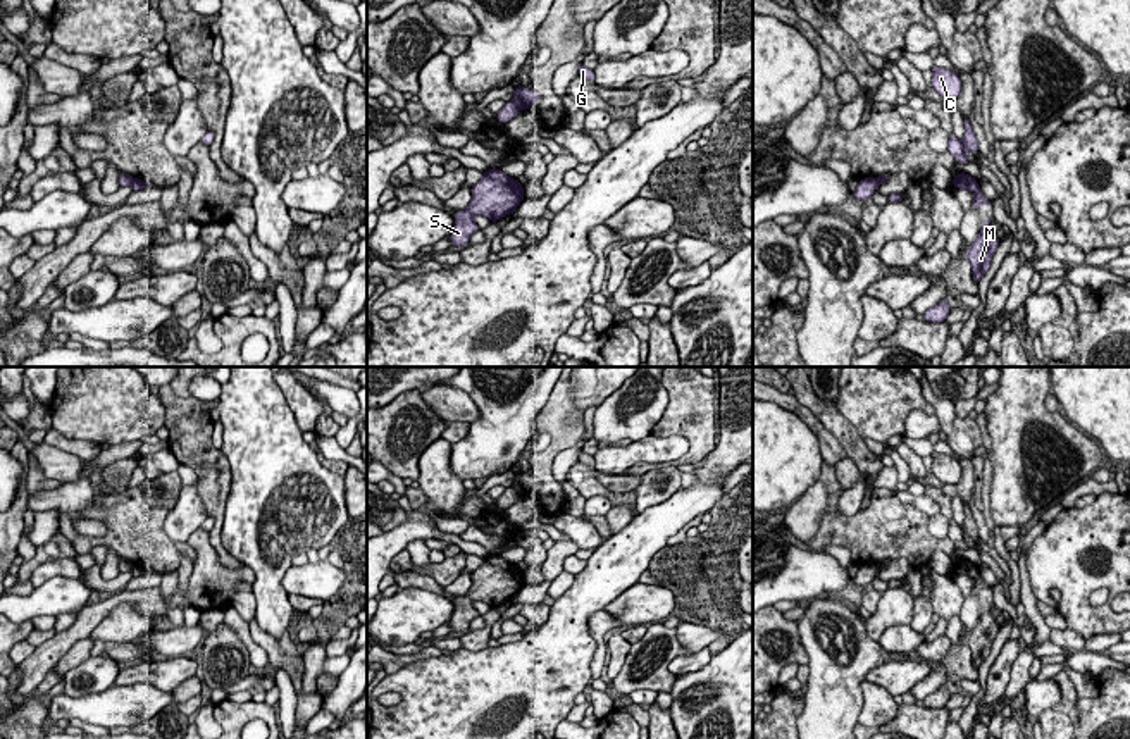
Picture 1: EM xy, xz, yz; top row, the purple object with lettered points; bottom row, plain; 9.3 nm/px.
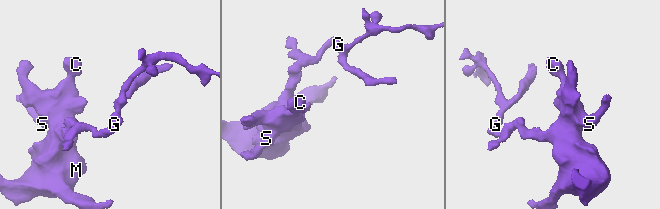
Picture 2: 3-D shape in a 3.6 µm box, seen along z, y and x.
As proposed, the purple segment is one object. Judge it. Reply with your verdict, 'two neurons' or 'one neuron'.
two neurons

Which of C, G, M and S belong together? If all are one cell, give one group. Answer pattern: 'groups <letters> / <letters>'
groups C M S / G

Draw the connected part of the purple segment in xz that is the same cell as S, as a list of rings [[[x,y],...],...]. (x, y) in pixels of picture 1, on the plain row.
[[[498,553],[487,555],[482,565],[470,574],[470,579],[470,589],[455,598],[455,612],[450,620],[453,632],[470,630],[470,622],[479,617],[474,608],[475,601],[498,608],[501,603],[512,601],[525,584],[524,572]]]

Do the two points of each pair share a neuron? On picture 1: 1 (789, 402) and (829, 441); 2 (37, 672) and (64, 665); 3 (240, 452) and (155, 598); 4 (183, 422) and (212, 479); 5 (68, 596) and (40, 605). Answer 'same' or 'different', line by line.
1: same
2: different
3: different
4: same
5: same

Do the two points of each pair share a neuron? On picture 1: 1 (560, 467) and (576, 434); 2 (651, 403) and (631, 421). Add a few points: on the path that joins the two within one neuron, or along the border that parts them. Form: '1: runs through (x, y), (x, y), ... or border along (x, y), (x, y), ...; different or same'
1: border along (574, 447), (553, 460), (553, 478), (560, 484); different
2: runs through (646, 405), (636, 416); same

